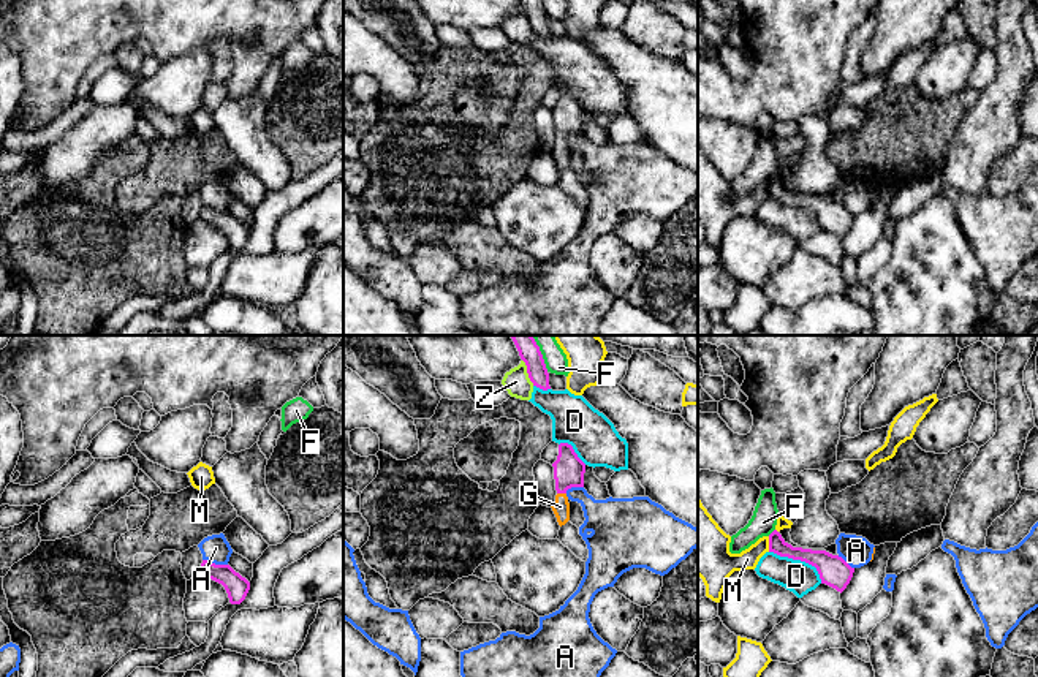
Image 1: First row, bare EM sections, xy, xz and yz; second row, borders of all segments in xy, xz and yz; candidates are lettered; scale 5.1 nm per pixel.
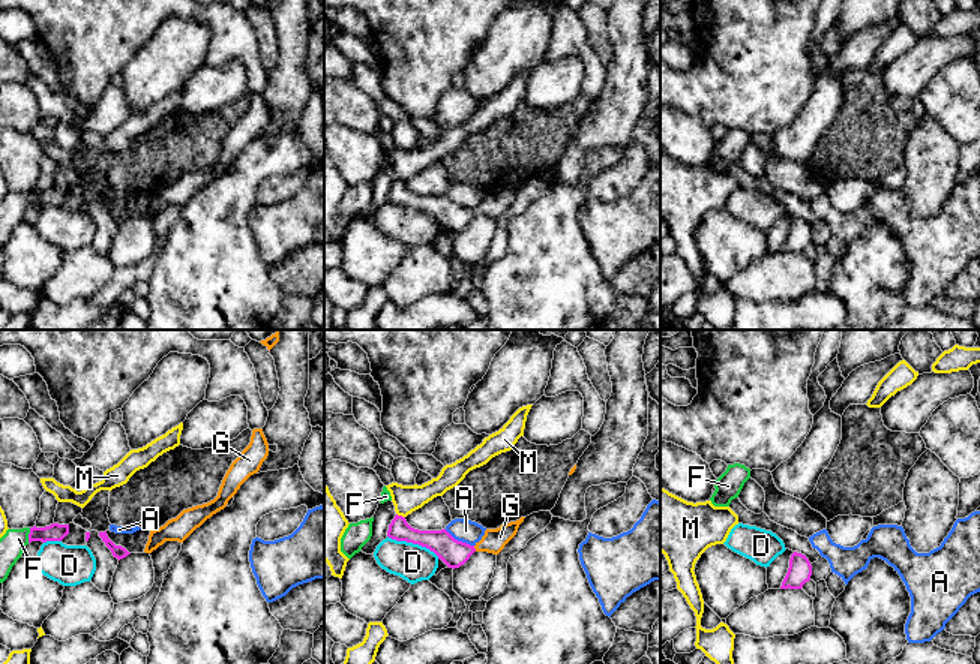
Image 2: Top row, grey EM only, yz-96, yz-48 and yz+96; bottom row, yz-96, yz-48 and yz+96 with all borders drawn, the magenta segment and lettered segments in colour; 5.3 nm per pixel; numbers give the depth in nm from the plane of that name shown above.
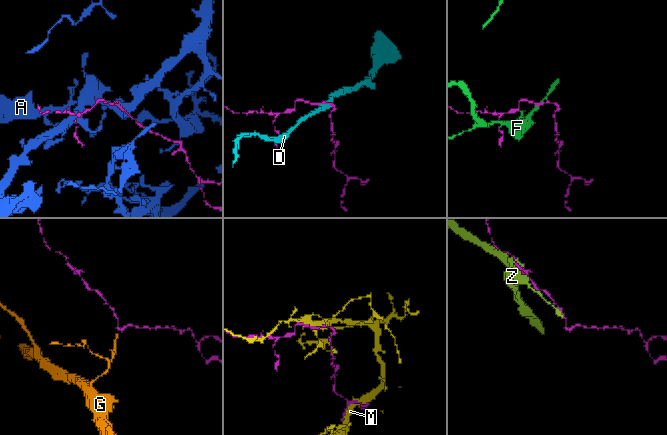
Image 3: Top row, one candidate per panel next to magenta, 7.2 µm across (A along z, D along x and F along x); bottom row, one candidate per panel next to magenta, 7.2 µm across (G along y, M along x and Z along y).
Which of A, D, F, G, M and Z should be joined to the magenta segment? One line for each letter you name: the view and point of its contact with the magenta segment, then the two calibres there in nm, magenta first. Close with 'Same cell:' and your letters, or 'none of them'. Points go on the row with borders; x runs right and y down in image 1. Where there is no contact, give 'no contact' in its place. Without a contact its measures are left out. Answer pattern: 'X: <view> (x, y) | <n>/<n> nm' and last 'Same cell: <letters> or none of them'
G: xz (562, 492) | 160/90 nm
Same cell: G

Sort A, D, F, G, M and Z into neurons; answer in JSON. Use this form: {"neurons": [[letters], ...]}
{"neurons": [["A"], ["D"], ["F"], ["G"], ["M"], ["Z"]]}

